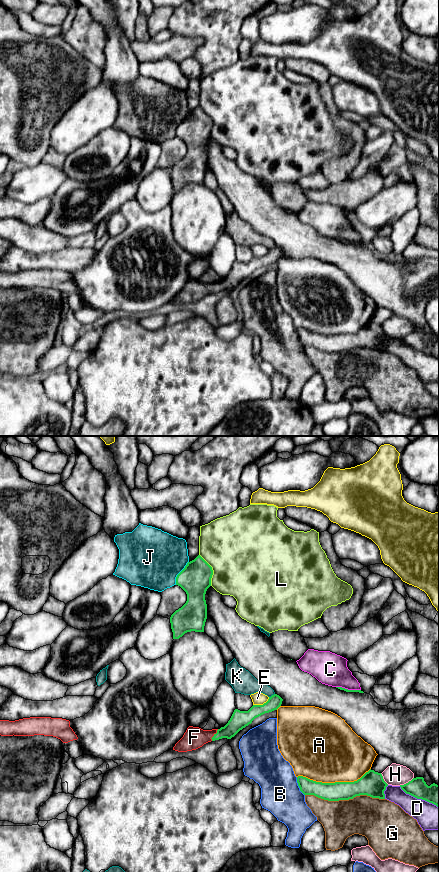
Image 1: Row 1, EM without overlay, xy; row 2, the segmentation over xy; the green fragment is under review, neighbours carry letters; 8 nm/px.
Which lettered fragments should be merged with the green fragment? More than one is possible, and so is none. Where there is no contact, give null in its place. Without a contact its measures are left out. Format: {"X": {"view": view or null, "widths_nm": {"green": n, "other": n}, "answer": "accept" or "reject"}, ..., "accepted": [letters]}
{"A": {"view": "xy", "widths_nm": {"green": 150, "other": 480}, "answer": "reject"}, "B": {"view": "xy", "widths_nm": {"green": 140, "other": 320}, "answer": "reject"}, "C": {"view": "xy", "widths_nm": {"green": 20, "other": 260}, "answer": "reject"}, "D": {"view": "xy", "widths_nm": {"green": 160, "other": 200}, "answer": "reject"}, "E": {"view": "xy", "widths_nm": {"green": 140, "other": 100}, "answer": "reject"}, "F": {"view": "xy", "widths_nm": {"green": 140, "other": 170}, "answer": "accept"}, "G": {"view": "xy", "widths_nm": {"green": 200, "other": 320}, "answer": "reject"}, "H": {"view": "xy", "widths_nm": {"green": 160, "other": 170}, "answer": "reject"}, "J": {"view": "xy", "widths_nm": {"green": 240, "other": 480}, "answer": "reject"}, "K": {"view": "xy", "widths_nm": {"green": 110, "other": 180}, "answer": "reject"}, "L": {"view": "xy", "widths_nm": {"green": 240, "other": 500}, "answer": "reject"}, "accepted": ["F"]}

